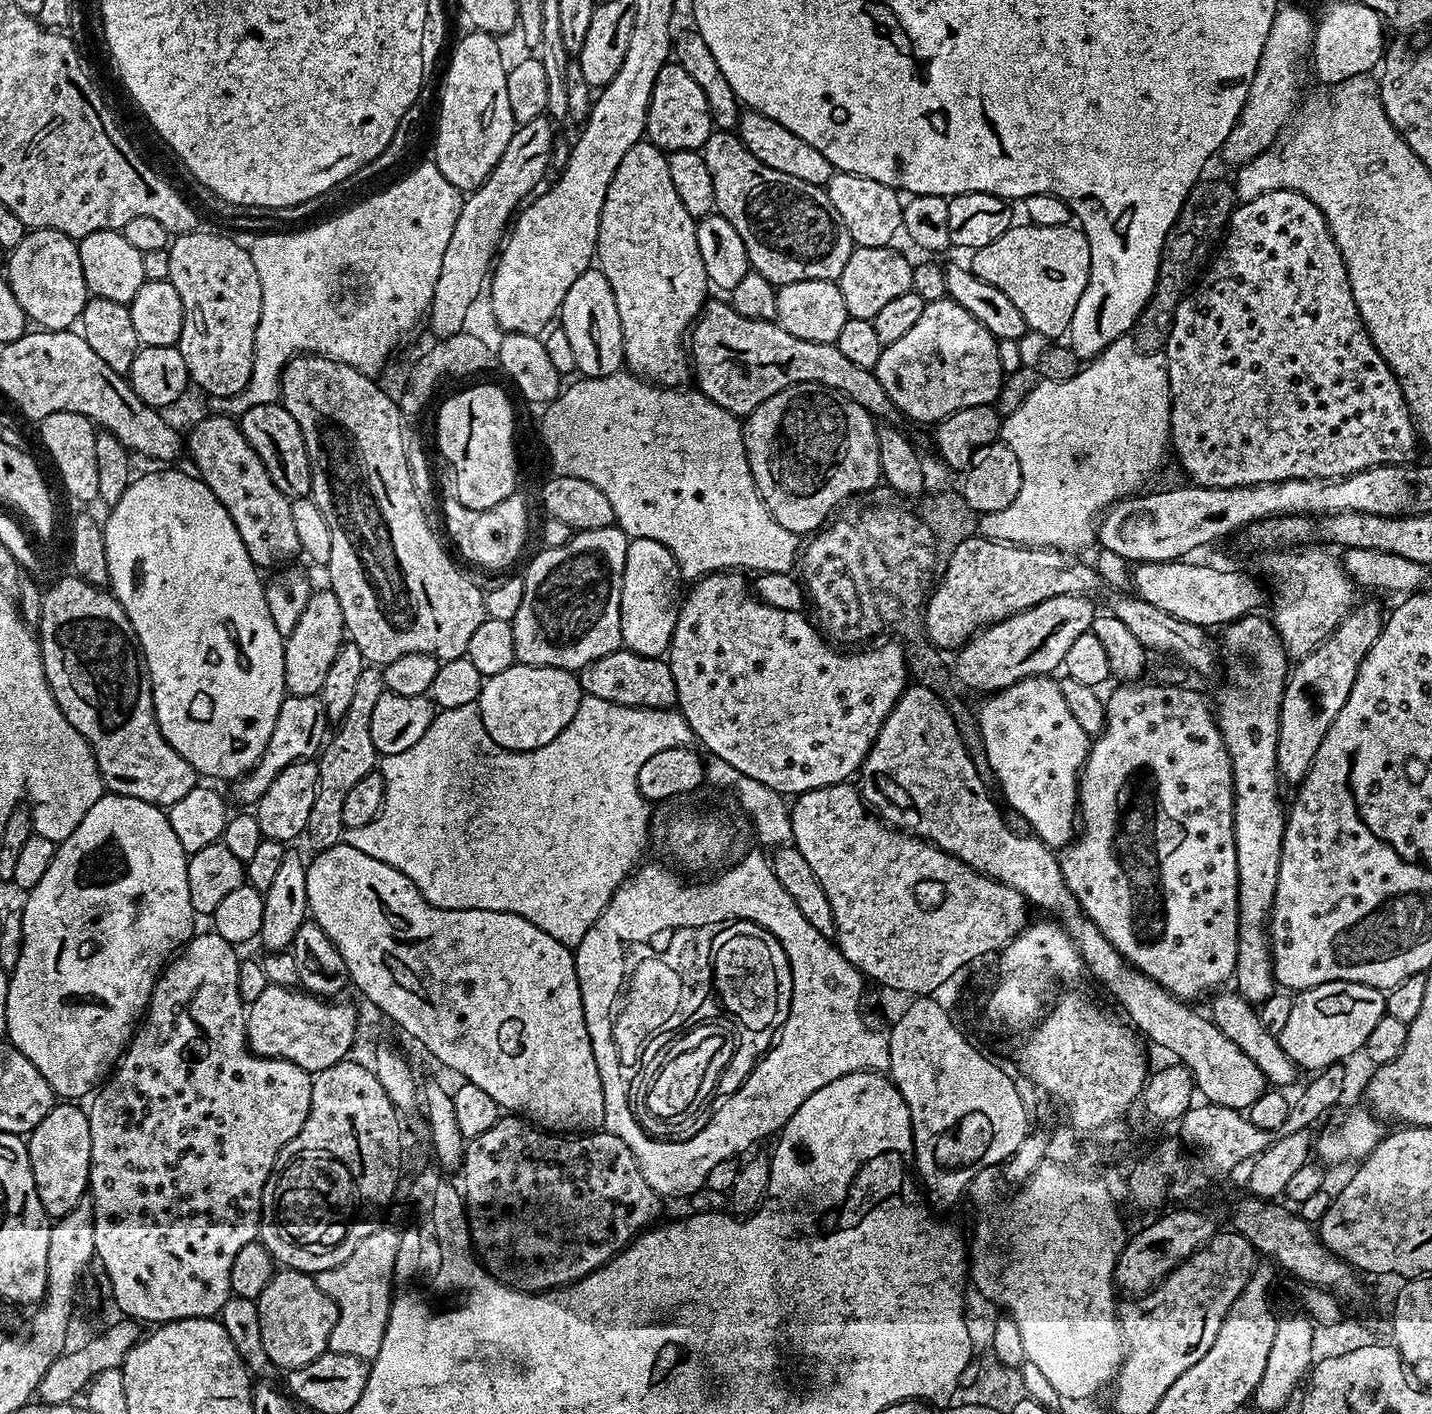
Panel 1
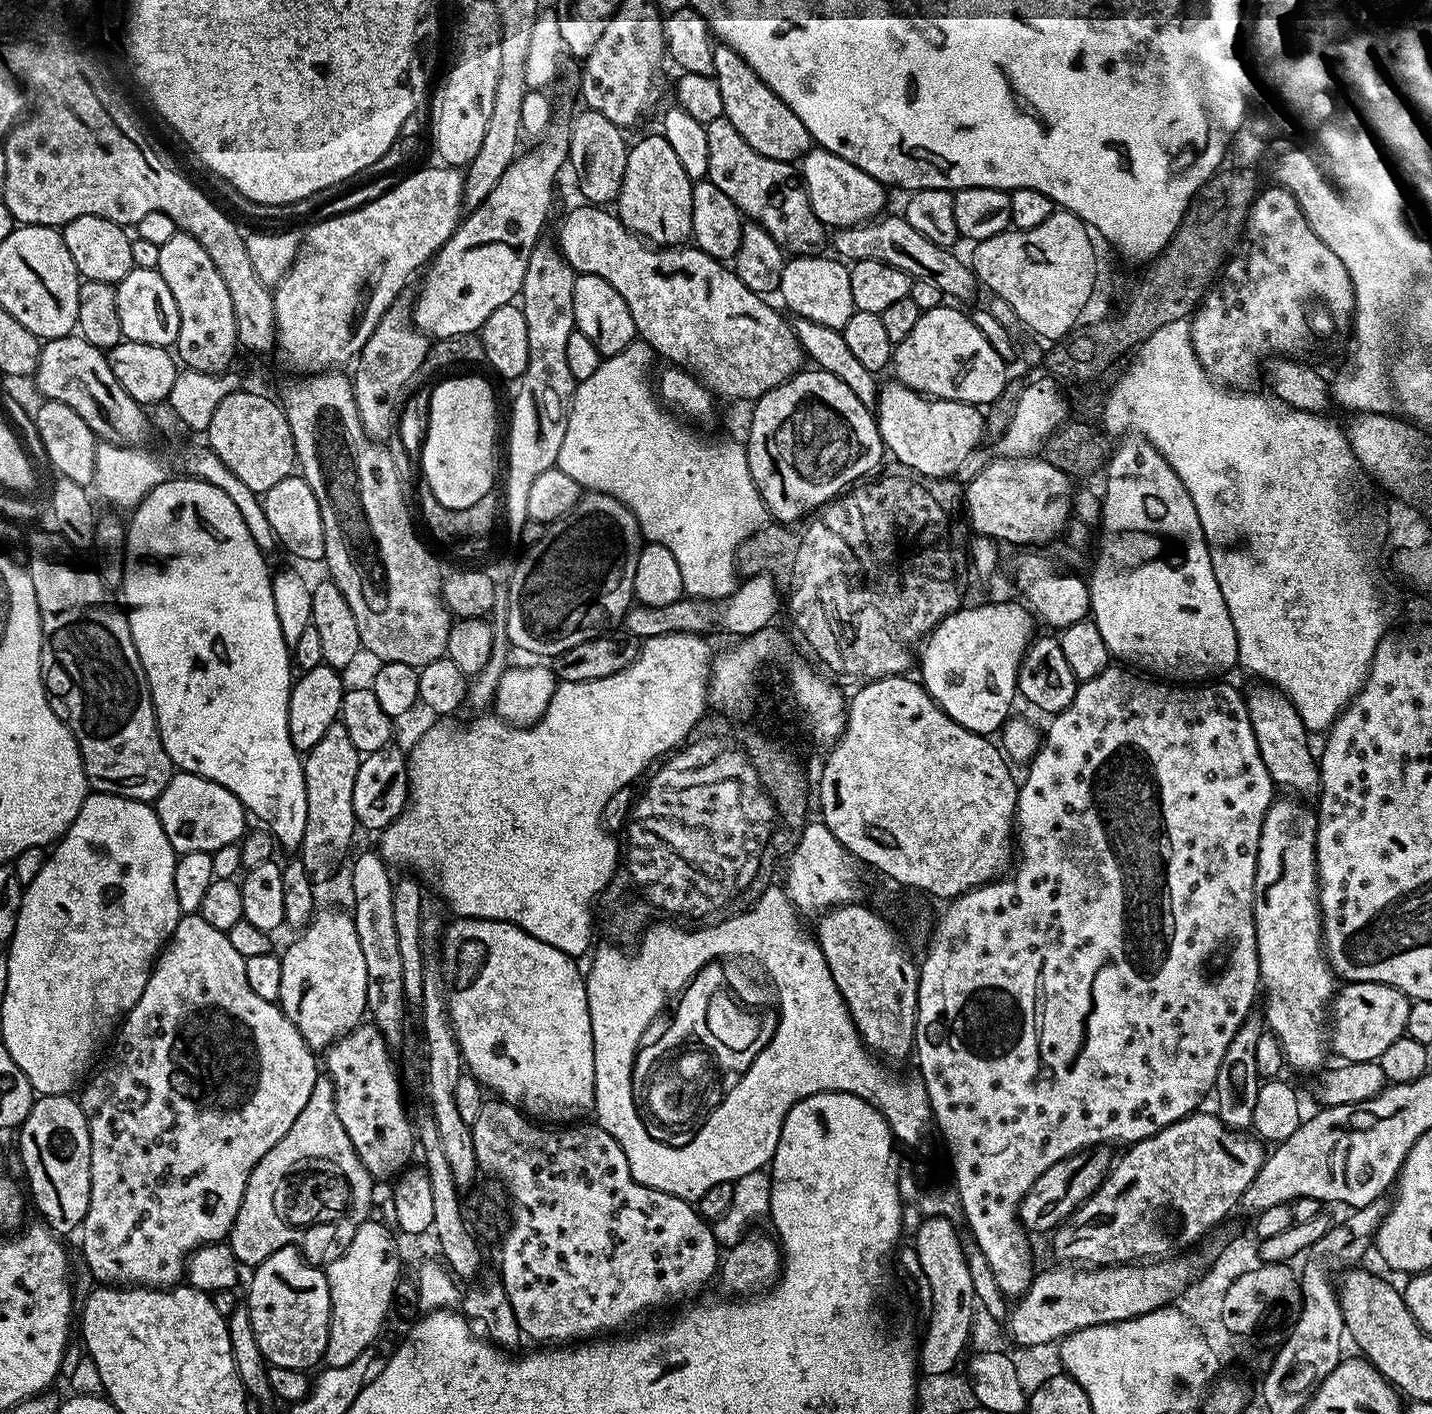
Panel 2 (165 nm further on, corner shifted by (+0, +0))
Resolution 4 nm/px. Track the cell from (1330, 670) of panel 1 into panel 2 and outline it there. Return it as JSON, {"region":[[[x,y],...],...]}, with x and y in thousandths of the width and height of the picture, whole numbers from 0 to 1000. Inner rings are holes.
{"region":[[[889,565],[878,593],[876,652],[881,709],[883,706],[881,721],[885,729],[892,734],[899,755],[919,760],[926,752],[926,716],[934,693],[925,675],[919,621],[919,576],[911,569],[913,568],[898,565]]]}

